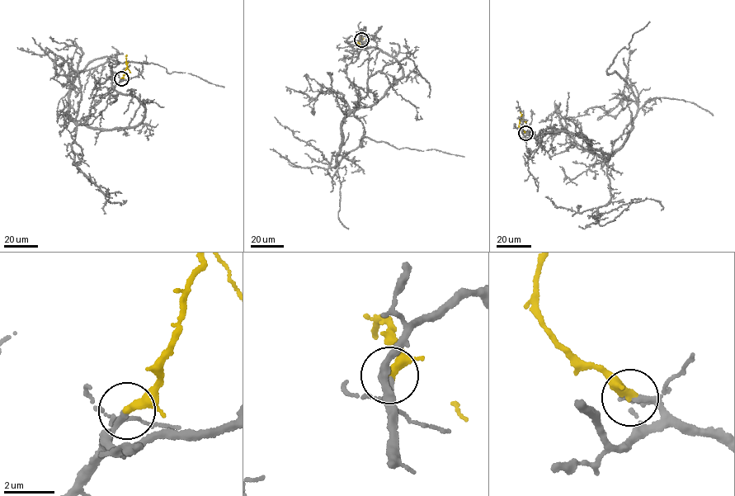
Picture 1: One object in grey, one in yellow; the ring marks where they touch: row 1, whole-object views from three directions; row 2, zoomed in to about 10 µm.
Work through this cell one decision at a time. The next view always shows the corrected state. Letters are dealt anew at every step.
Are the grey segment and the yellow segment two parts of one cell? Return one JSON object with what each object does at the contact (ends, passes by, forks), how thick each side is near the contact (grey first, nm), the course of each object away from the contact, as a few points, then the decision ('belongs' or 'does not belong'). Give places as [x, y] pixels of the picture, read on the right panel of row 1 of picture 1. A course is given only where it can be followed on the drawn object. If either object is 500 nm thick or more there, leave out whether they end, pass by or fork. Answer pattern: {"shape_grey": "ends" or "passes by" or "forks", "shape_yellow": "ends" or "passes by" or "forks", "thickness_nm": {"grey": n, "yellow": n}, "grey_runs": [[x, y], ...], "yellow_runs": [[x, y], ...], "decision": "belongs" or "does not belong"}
{"shape_grey": "passes by", "shape_yellow": "ends", "thickness_nm": {"grey": 170, "yellow": 360}, "grey_runs": [[525, 133], [584, 138], [608, 160], [638, 104], [607, 71], [650, 21]], "yellow_runs": [[525, 133], [519, 126], [521, 114], [519, 109]], "decision": "belongs"}

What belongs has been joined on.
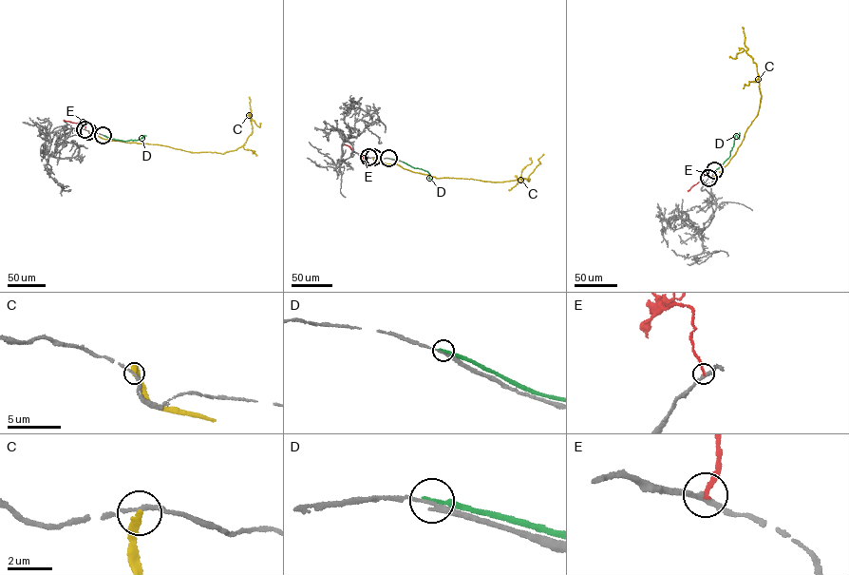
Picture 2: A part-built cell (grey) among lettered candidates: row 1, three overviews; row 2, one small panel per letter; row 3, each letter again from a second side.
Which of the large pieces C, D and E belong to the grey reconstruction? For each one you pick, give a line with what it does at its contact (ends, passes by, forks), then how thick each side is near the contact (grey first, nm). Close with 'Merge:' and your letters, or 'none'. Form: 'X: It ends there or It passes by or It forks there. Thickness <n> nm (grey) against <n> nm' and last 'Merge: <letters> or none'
E: It ends there. Thickness 240 nm (grey) against 170 nm
Merge: E

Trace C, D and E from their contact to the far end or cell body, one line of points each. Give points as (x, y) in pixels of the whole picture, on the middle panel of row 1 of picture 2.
C: (373, 157), (437, 178), (499, 182), (522, 178), (529, 182), (520, 179), (531, 157)
D: (388, 158), (426, 171), (428, 178), (432, 179)
E: (368, 157), (361, 157), (343, 143)

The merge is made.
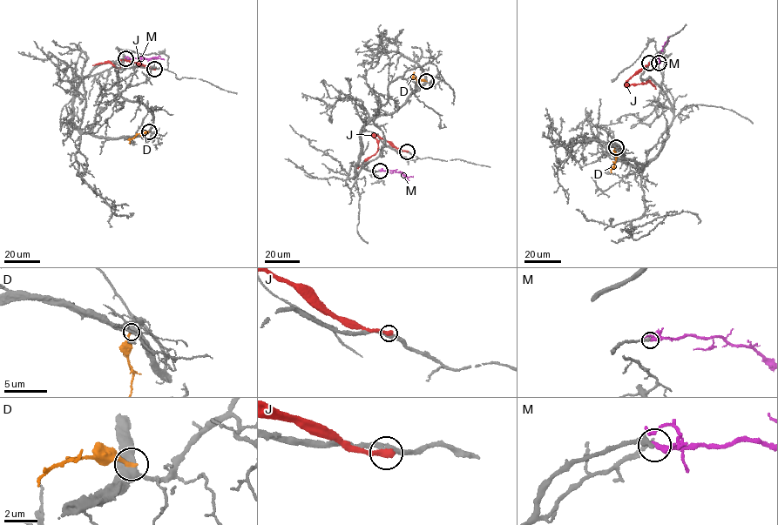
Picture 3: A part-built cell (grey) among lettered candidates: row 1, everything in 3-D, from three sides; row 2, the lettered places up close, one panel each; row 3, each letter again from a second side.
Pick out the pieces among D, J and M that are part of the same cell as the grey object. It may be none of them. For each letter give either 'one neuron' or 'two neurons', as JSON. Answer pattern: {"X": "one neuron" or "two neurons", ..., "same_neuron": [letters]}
{"D": "two neurons", "J": "two neurons", "M": "one neuron", "same_neuron": ["M"]}

